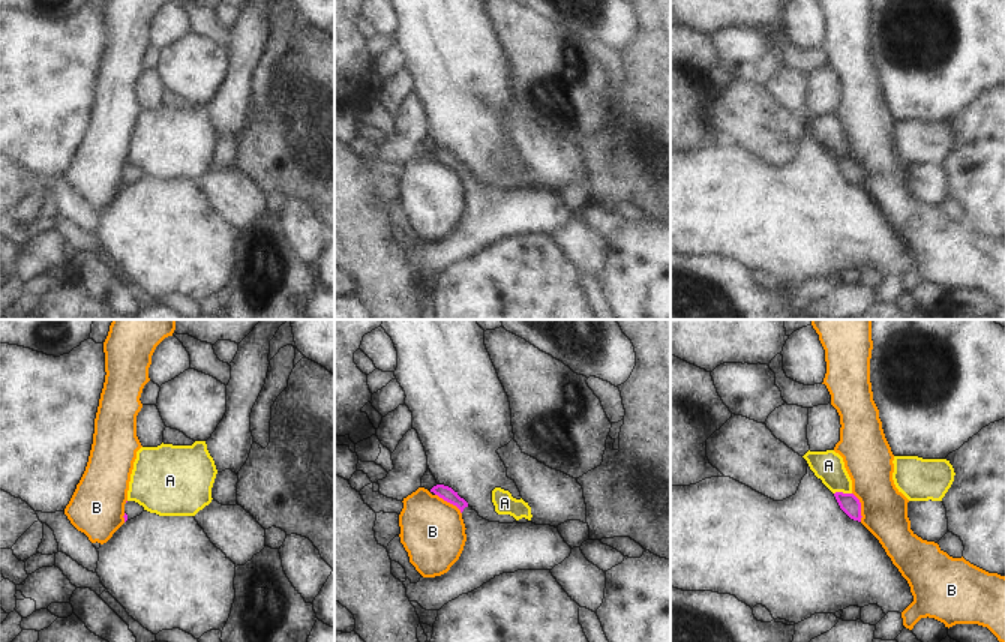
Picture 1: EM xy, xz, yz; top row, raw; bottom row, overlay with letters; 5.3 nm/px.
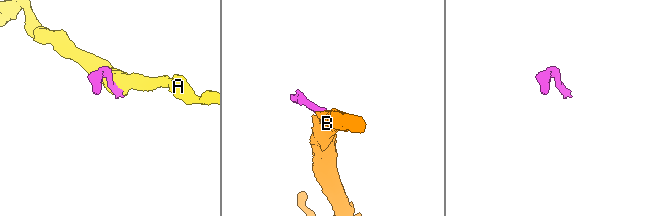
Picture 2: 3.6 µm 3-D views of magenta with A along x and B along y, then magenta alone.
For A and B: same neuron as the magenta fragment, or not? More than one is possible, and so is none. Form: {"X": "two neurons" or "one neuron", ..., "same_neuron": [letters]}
{"A": "two neurons", "B": "two neurons", "same_neuron": []}

